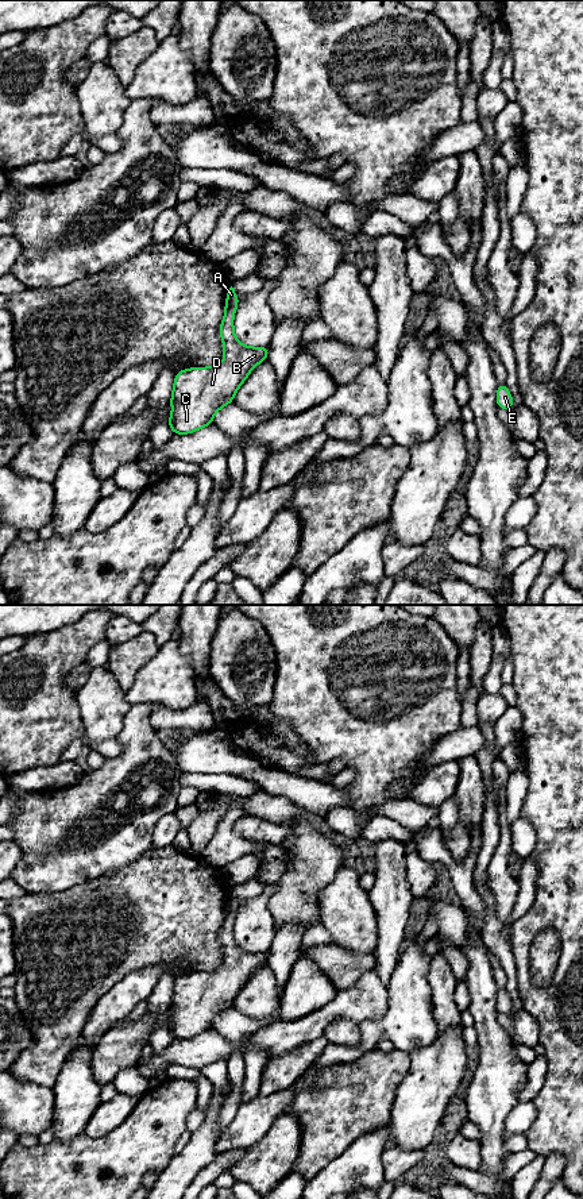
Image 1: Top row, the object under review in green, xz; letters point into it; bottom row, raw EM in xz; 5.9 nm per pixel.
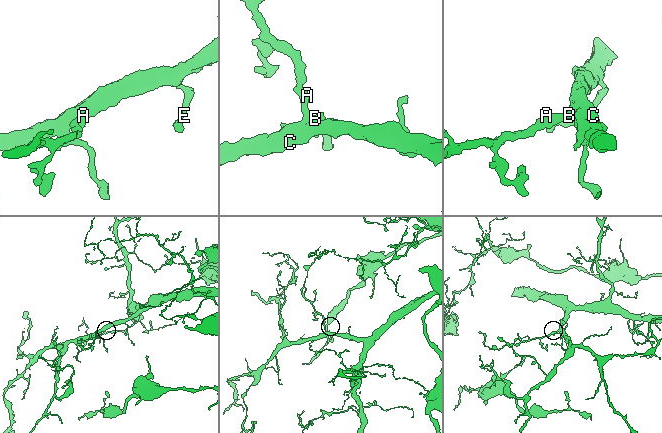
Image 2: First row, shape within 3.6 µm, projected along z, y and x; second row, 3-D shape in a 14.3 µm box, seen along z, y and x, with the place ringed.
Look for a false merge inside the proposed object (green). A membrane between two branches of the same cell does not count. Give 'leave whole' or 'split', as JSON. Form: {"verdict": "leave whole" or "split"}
{"verdict": "leave whole"}

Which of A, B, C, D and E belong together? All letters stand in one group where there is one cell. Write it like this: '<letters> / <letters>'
A B C D E

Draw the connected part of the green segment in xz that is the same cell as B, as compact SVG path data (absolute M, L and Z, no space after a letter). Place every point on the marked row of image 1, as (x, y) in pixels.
M231 286L227 292L224 319L220 323L220 339L224 344L224 361L212 367L193 367L179 370L175 374L170 405L171 416L167 419L170 429L177 435L186 435L205 428L213 423L219 409L233 402L235 393L250 375L251 370L260 362L267 361L270 347L243 346L233 332L233 316L239 297Z

